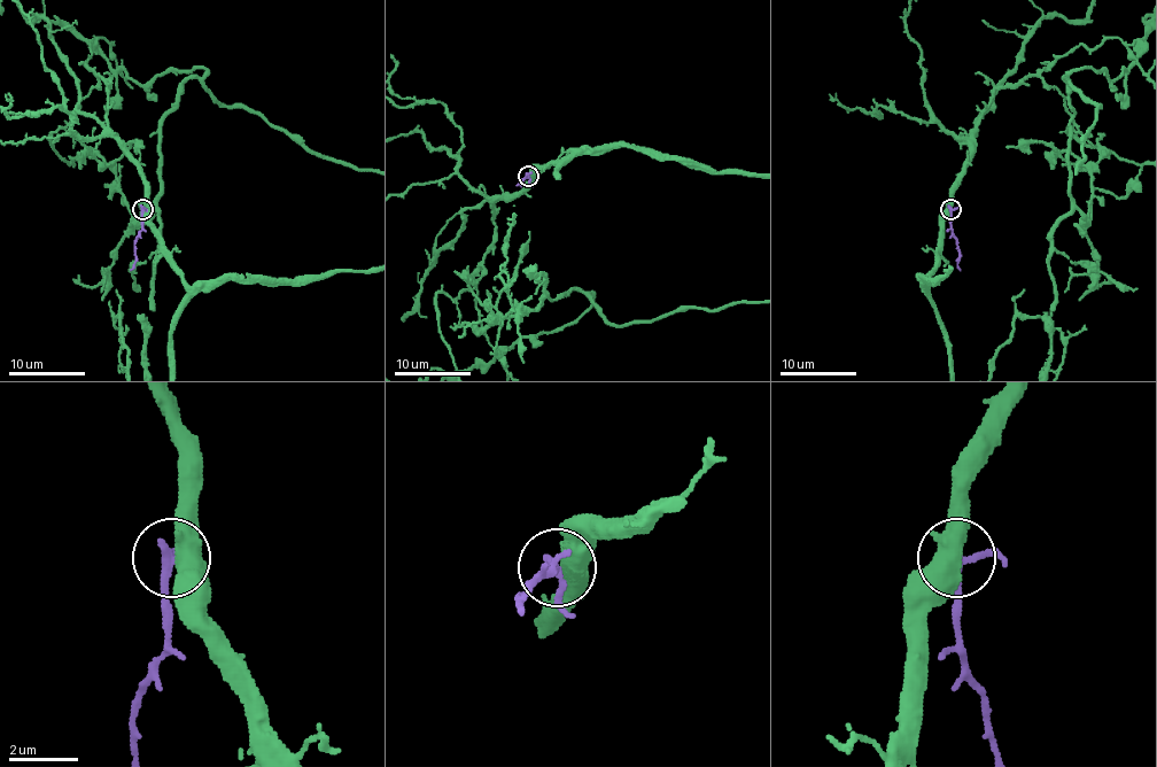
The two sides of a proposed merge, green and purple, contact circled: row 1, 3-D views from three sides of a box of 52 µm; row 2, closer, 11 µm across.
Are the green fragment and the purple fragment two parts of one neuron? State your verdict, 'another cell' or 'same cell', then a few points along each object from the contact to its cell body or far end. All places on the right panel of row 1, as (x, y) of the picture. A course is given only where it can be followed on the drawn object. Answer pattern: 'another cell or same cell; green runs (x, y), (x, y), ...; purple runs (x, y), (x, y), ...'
another cell; green runs (950, 209), (992, 92), (1126, 46), (1111, 85), (1065, 80), (1071, 211); purple runs (950, 209), (950, 229), (956, 240), (960, 271)

